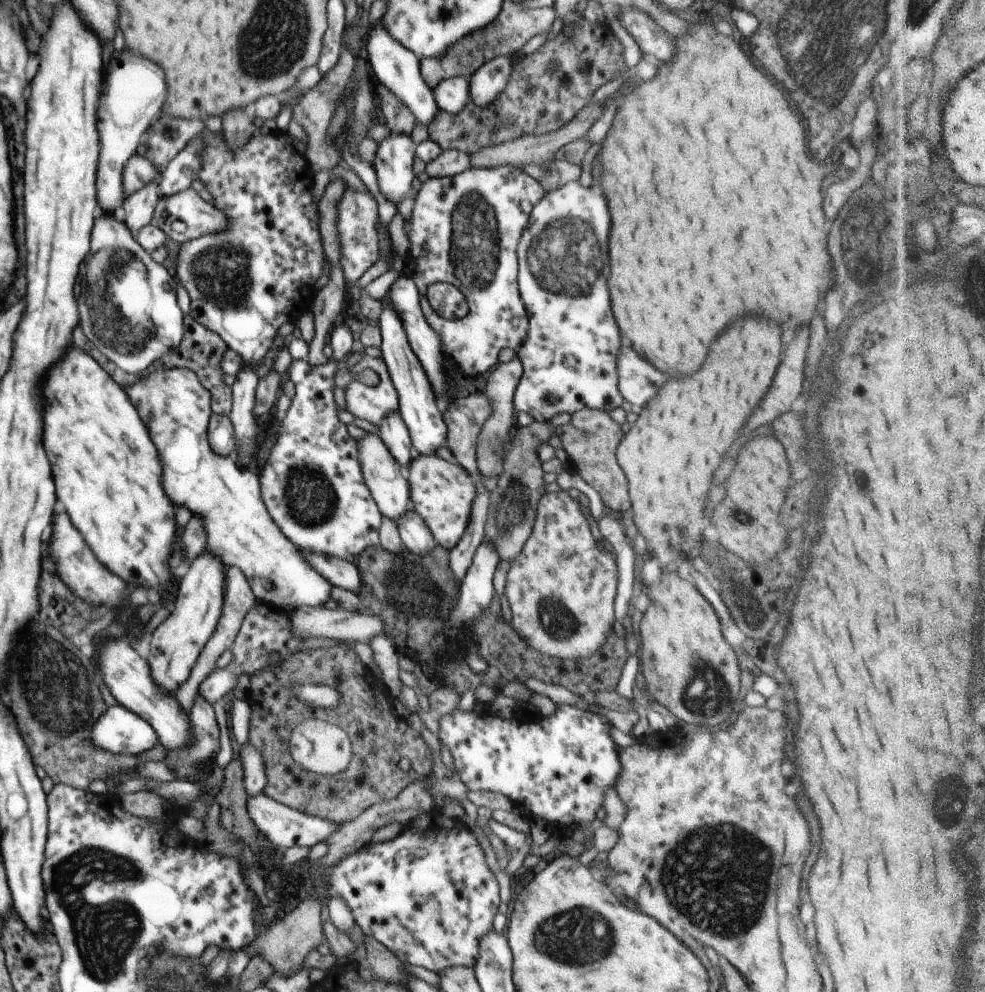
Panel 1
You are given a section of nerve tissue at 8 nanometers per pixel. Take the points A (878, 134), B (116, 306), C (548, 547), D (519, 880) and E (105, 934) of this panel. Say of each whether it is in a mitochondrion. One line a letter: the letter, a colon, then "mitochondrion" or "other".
A: other
B: mitochondrion
C: other
D: other
E: mitochondrion

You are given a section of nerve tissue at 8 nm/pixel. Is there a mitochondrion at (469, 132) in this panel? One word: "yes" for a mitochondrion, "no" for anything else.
yes

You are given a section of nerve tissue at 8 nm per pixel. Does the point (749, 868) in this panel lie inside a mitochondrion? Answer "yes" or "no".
yes

